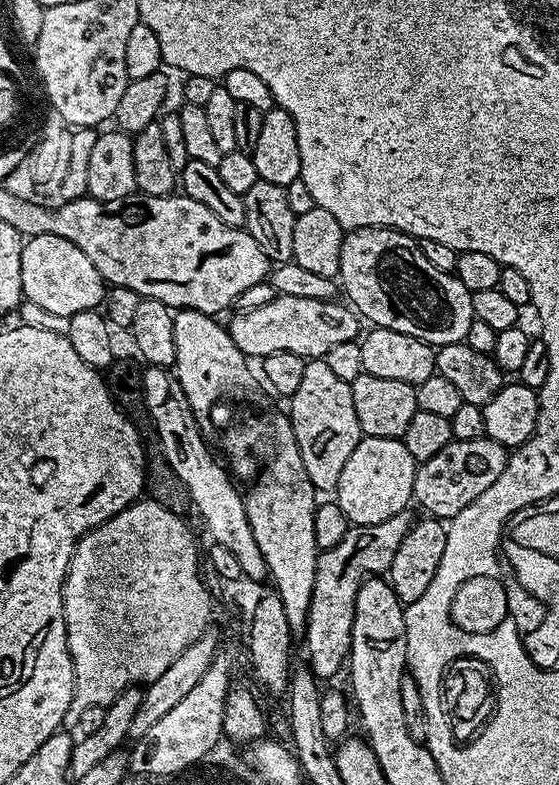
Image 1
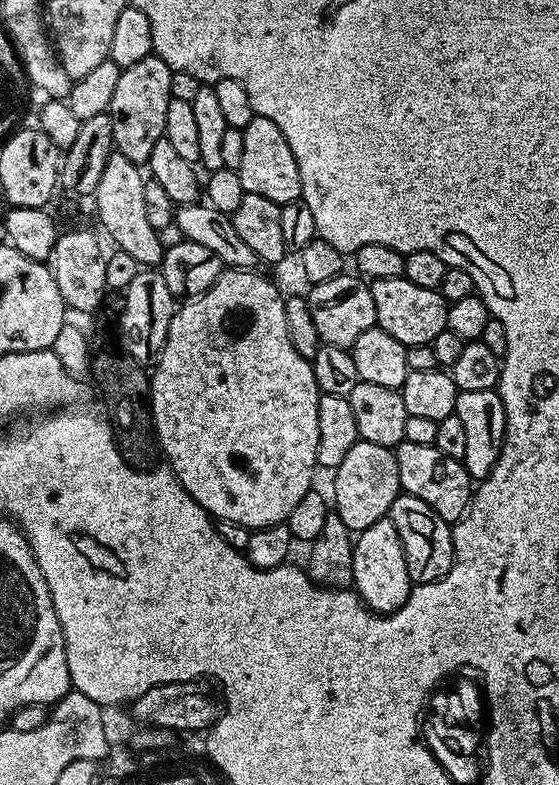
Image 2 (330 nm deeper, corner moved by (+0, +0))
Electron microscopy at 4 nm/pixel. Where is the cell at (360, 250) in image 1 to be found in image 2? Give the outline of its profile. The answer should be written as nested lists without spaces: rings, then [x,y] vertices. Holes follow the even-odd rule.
[[[403,276],[373,279],[370,287],[374,307],[377,310],[378,327],[405,346],[431,345],[438,334],[447,329],[447,314],[450,304],[437,289],[414,286],[414,282],[404,279]]]

